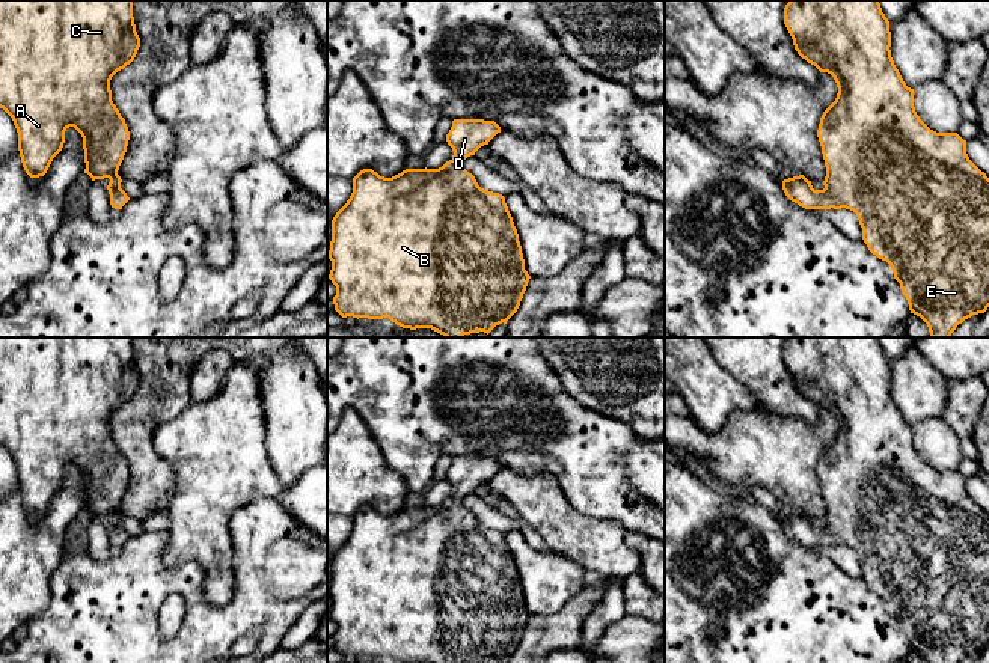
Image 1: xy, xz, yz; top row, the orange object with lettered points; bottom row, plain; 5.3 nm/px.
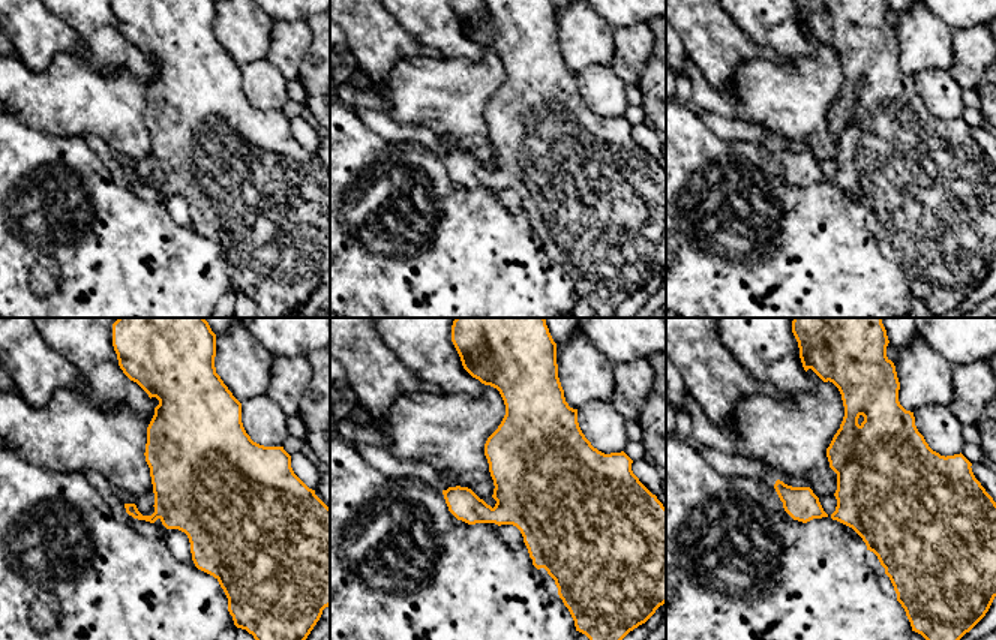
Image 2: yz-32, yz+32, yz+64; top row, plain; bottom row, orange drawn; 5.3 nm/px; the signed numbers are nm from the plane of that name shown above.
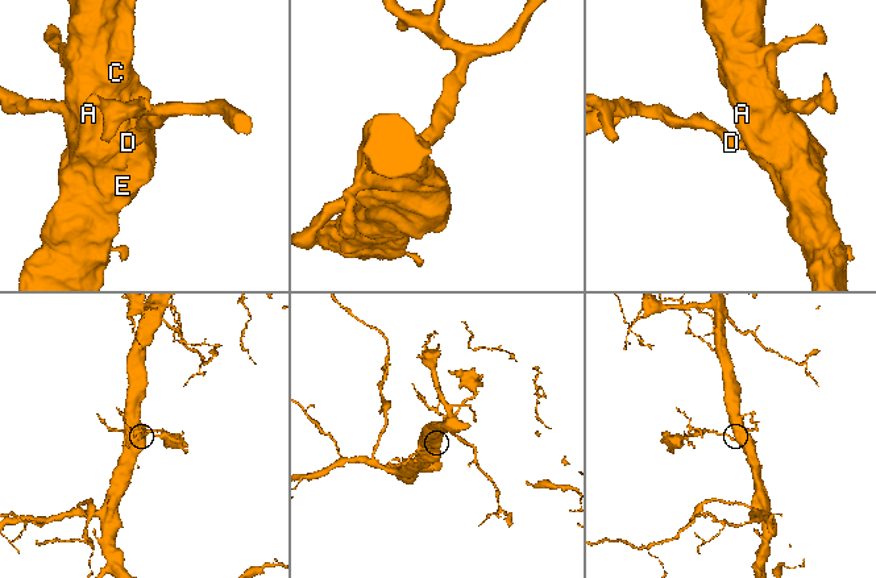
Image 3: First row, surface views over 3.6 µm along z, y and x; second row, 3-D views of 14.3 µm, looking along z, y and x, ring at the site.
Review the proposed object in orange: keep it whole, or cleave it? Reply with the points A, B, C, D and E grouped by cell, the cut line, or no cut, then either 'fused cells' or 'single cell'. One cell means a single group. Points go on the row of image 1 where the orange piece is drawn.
A B C D E; no cut; single cell

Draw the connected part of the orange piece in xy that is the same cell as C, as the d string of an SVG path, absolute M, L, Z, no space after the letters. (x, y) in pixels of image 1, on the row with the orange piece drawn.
M0 0L0 108L14 121L21 163L30 178L47 173L63 148L65 131L74 127L83 137L84 173L92 181L110 179L107 190L112 208L122 209L130 200L118 175L130 131L112 101L110 80L134 60L139 47L133 0Z

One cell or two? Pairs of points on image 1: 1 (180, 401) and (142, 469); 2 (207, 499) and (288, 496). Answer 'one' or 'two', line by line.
1: one
2: two

